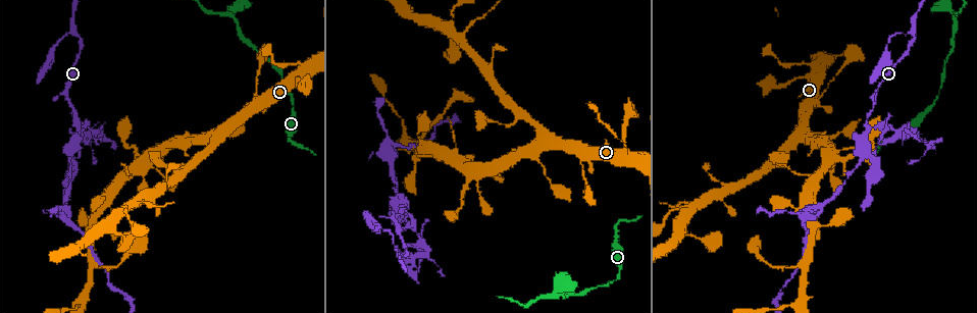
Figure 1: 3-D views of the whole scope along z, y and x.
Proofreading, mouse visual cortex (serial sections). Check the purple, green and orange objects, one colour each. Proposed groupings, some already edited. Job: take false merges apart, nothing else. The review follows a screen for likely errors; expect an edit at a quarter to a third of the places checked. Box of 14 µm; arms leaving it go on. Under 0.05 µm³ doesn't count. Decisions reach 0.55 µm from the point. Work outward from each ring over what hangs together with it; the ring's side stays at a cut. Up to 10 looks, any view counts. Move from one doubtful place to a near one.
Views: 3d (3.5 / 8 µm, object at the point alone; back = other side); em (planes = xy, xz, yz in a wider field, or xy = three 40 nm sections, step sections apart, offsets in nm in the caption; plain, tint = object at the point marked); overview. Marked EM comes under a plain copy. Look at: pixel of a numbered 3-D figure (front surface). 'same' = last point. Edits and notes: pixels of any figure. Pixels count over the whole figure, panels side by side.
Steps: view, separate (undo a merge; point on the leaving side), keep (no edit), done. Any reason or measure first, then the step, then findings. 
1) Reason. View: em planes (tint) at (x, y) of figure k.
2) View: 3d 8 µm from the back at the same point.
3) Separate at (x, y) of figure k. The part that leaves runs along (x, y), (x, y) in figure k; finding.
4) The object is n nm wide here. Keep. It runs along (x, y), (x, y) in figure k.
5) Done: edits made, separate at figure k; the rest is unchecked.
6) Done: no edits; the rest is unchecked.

Calibre changes. View: 3d 3.5 µm at (555, 295) of figure 1.

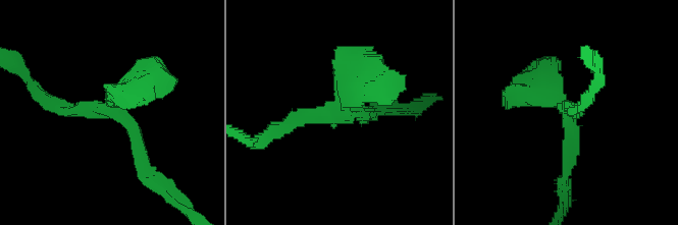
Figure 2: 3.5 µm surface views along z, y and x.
4 arms meet here; the arms are 150, 200, 300, 350 nm wide. View: em xy step 3 (tint) at (112, 112) of figure 2.

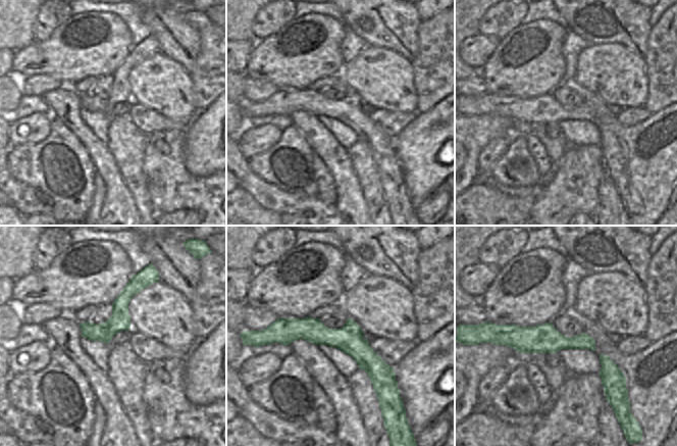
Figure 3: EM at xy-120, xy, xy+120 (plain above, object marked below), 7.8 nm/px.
Keep. It runs along (568, 167), (571, 111), (541, 79), (526, 89) in figure 2; continuous, no second cell.

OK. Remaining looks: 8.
Side arm on a straight run. View: 3d 3.5 µm at (255, 98) of figure 1.

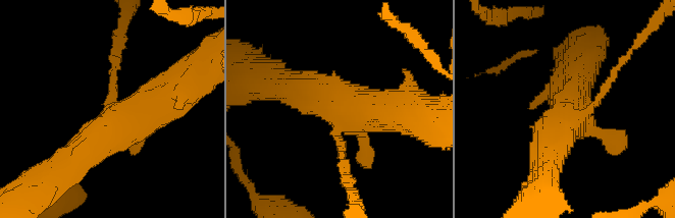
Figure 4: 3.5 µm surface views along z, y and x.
View: em planes (tint) at (584, 115) of figure 4.

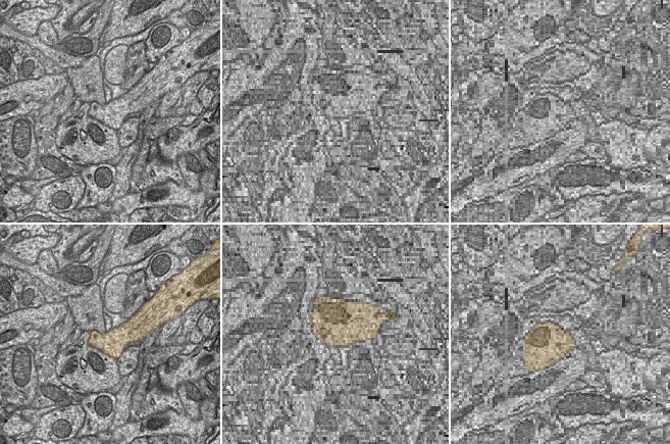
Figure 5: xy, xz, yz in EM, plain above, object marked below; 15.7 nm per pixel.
Keep. It runs along (180, 91), (131, 115), (73, 159) in figure 4; all the same cell.

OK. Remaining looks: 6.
Arms part here. View: 3d 3.5 µm at (71, 34) of figure 1.

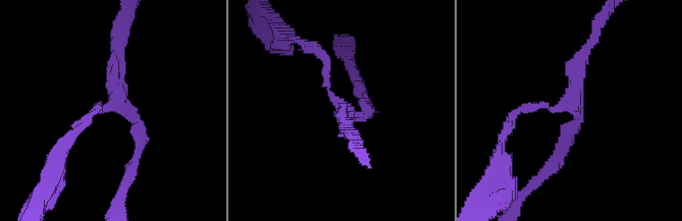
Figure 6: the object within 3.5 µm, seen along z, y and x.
View: em planes (tint) at (116, 105) of figure 6.

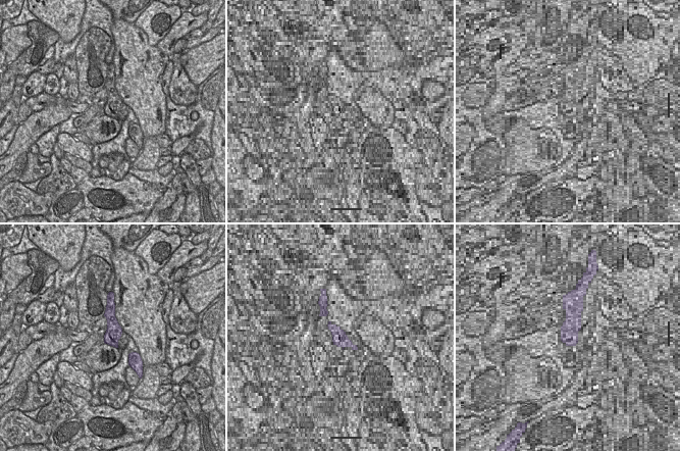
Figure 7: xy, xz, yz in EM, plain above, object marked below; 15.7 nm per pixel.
The arms are 150, 150, 200 nm wide. Keep. One cell here.

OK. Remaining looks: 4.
View: em xy step 1 (tint) at (67, 214) of figure 1.

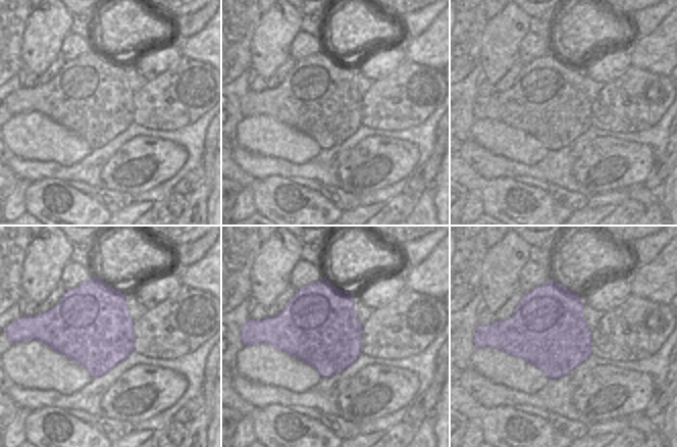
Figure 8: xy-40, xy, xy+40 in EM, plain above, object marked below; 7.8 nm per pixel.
View: 3d 3.5 µm at the same point.

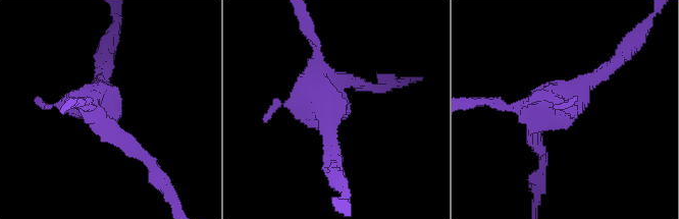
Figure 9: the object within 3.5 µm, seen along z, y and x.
Keep. It runs along (613, 63), (539, 123), (539, 148) in figure 9; continuous, no second cell.

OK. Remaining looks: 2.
Done: no edits; the rest is unchecked.

